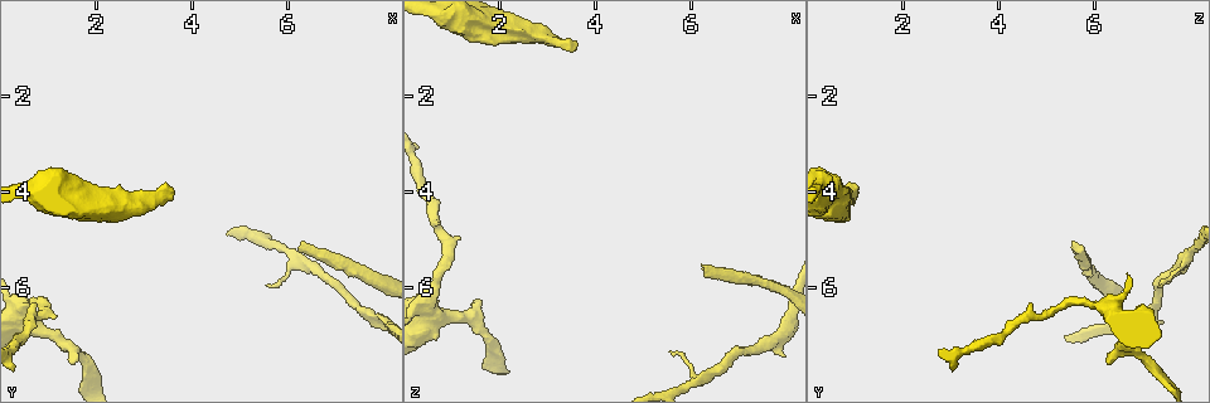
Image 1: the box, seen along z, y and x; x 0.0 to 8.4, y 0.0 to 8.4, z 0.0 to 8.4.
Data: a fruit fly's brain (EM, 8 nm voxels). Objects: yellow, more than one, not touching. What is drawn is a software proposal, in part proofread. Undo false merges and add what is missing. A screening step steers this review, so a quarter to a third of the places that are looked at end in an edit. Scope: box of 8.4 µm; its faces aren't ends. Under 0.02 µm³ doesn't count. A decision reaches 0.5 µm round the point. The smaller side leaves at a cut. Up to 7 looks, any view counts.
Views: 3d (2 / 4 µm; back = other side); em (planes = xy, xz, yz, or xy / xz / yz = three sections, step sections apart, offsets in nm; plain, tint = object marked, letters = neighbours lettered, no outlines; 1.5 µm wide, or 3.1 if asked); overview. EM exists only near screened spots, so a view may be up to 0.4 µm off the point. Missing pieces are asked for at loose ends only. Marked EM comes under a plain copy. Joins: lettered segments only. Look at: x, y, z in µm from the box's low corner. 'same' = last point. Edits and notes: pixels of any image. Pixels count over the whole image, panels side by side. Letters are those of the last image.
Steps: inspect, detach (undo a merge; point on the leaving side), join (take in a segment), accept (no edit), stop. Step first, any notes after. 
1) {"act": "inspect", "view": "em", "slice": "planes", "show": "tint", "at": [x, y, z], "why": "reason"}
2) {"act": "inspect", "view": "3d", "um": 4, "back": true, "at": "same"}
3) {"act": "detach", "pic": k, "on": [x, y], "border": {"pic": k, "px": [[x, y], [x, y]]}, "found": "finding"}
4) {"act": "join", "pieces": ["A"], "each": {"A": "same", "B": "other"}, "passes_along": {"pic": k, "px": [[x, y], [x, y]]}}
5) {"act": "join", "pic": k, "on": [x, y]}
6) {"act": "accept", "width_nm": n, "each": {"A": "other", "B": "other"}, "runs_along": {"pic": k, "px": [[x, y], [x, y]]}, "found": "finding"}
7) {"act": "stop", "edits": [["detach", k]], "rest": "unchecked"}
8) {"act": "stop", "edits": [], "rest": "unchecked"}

{"act": "inspect", "view": "em", "slice": "planes", "show": "letters", "at": [6.35, 5.00, 5.55], "why": "branch stops here"}

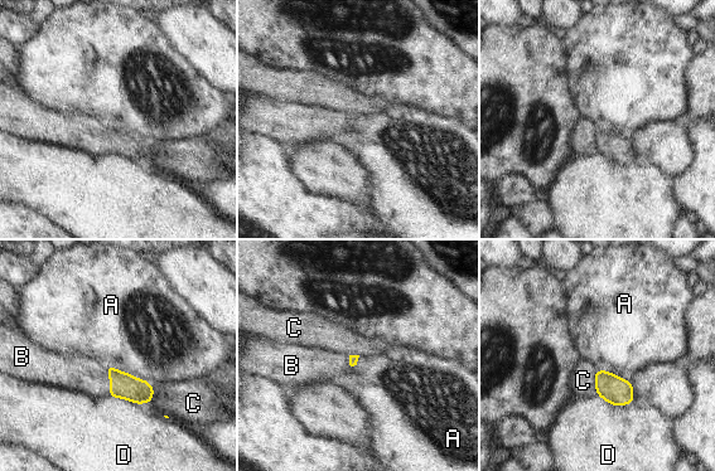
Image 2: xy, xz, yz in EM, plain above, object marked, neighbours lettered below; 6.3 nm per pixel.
{"act": "join", "pieces": ["B"], "each": {"A": "other", "B": "same", "C": "other", "D": "other"}, "found": "it goes on there"}

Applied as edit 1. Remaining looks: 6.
{"act": "inspect", "view": "overview"}

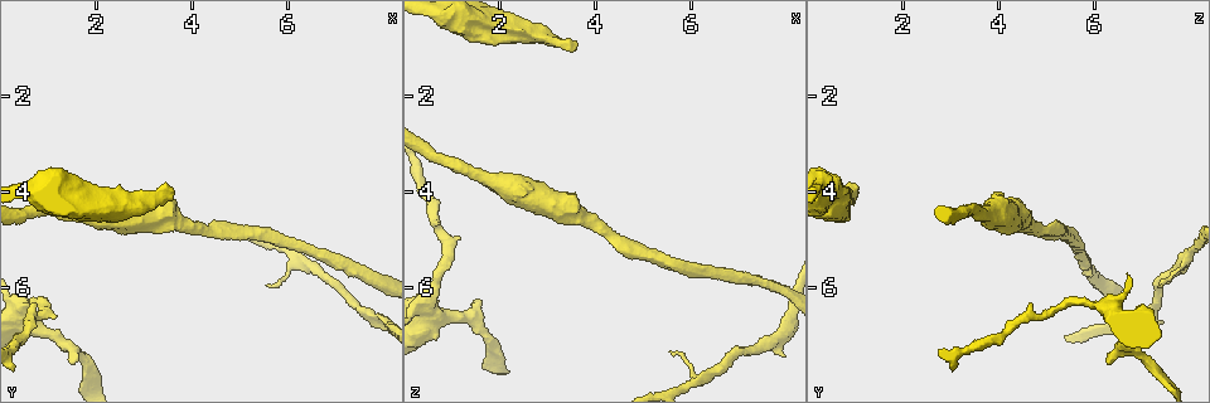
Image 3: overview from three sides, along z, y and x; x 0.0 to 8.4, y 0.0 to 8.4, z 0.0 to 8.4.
{"act": "inspect", "view": "em", "slice": "yz", "step": 4, "show": "tint", "at": [3.60, 4.05, 0.90], "why": "free end"}

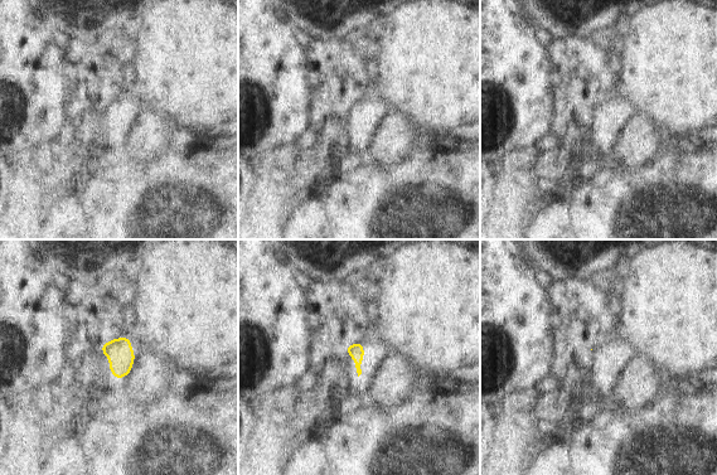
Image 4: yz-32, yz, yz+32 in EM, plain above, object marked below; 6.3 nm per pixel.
{"act": "inspect", "view": "em", "slice": "planes", "show": "letters", "at": "same", "why": "another direction"}

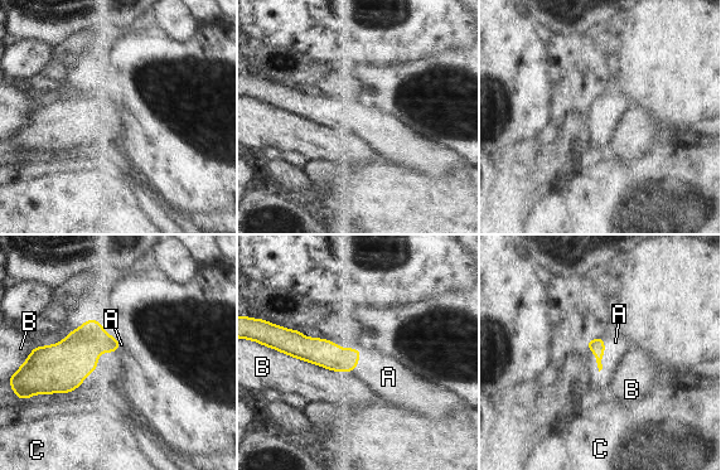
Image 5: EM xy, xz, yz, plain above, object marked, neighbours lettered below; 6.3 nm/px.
{"act": "join", "pieces": ["A"], "each": {"A": "same", "B": "other", "C": "other"}, "passes_along": {"pic": 5, "px": [[596, 345], [603, 354], [615, 342]]}, "found": "the neuron continues"}

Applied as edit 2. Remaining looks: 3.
{"act": "inspect", "view": "overview"}

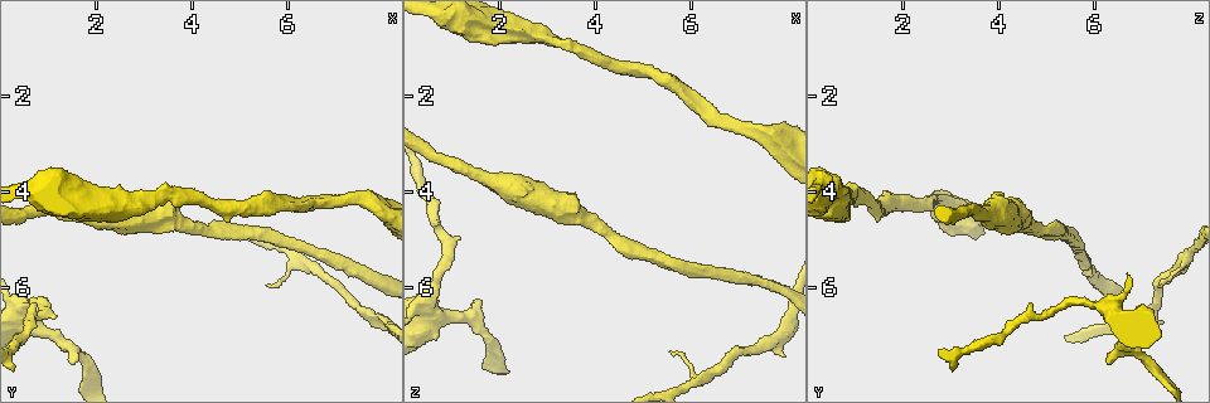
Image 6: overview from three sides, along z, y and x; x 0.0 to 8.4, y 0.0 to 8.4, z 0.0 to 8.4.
{"act": "inspect", "view": "em", "slice": "planes", "show": "letters", "at": [1.50, 7.60, 6.30], "why": "an open end"}

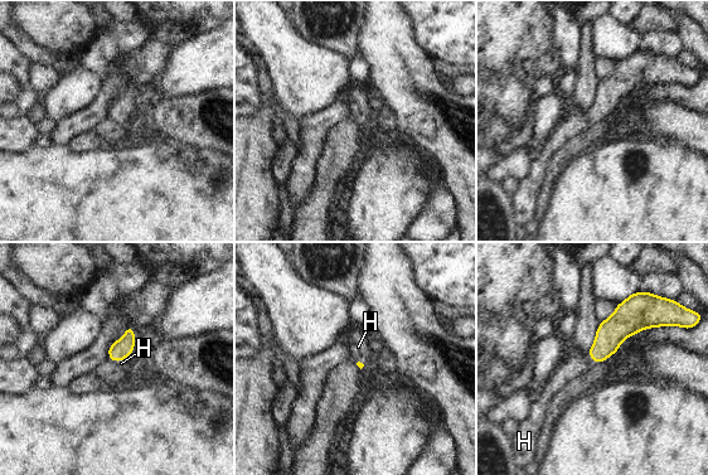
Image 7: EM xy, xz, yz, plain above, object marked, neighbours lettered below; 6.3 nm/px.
{"act": "join", "pieces": ["H"], "each": {"H": "same"}, "passes_along": {"pic": 7, "px": [[119, 350], [119, 360], [121, 363]]}, "found": "the neuron continues"}

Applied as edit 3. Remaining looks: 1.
{"act": "stop", "edits": [["join", 2], ["join", 5], ["join", 7]], "rest": "unchecked"}

